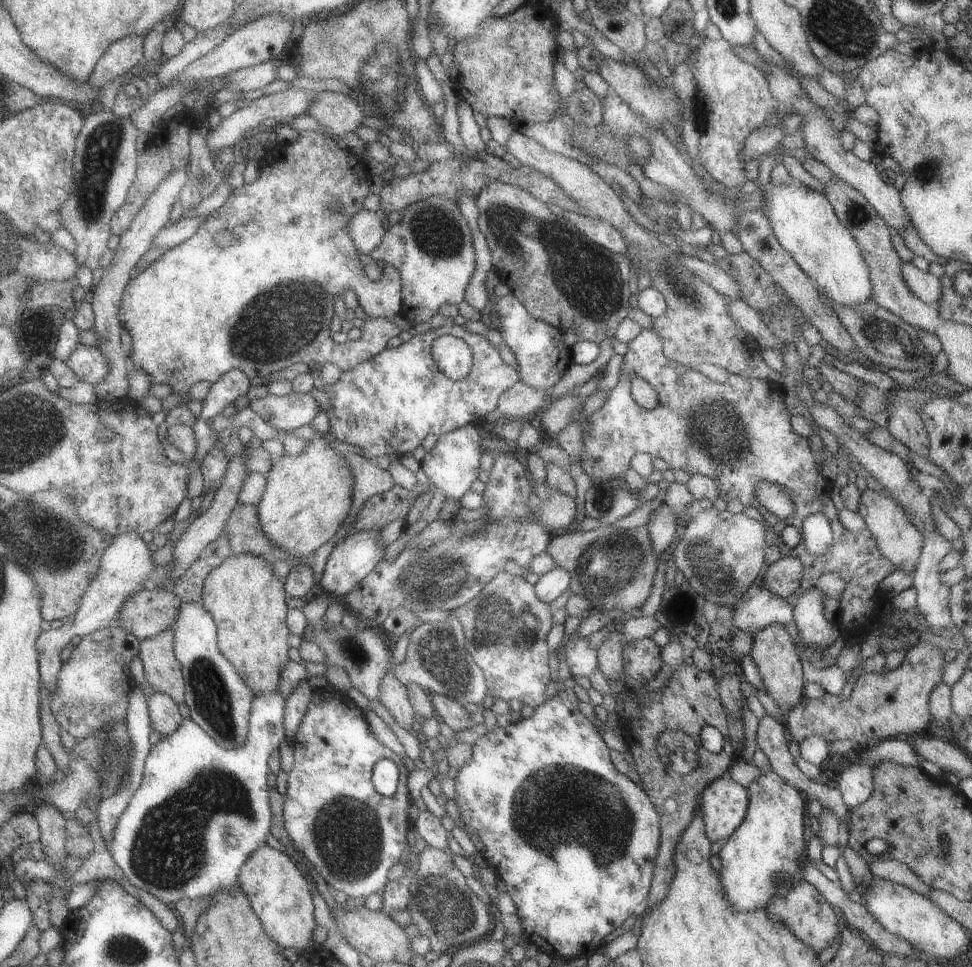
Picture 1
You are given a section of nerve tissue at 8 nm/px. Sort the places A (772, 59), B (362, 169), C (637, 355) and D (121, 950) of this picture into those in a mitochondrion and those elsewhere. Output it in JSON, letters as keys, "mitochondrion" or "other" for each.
{"A":"other","B":"other","C":"other","D":"mitochondrion"}

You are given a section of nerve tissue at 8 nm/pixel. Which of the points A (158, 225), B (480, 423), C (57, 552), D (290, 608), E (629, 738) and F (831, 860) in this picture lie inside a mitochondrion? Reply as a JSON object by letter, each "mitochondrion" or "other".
{"A":"other","B":"other","C":"mitochondrion","D":"other","E":"other","F":"other"}

